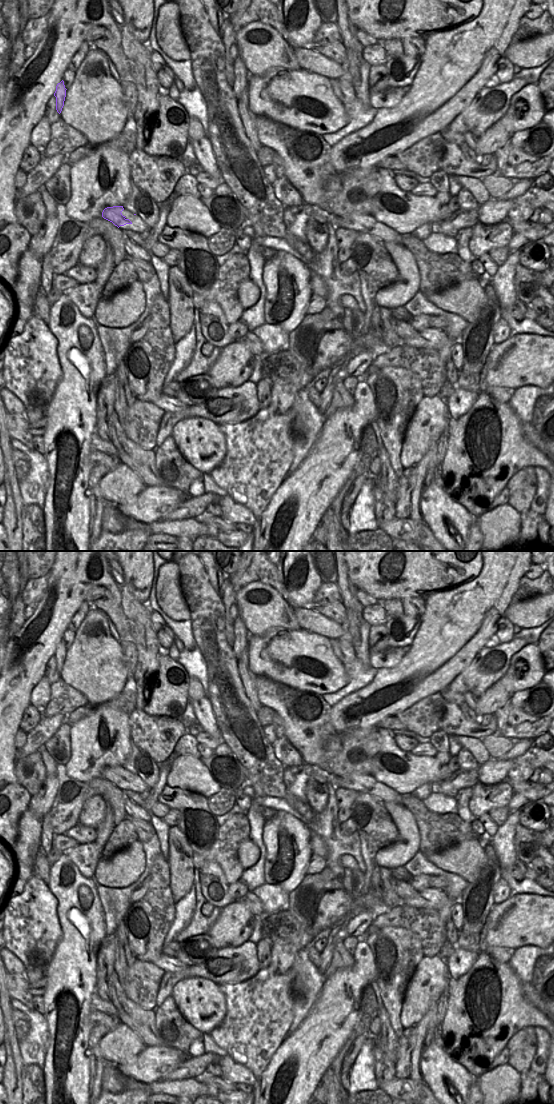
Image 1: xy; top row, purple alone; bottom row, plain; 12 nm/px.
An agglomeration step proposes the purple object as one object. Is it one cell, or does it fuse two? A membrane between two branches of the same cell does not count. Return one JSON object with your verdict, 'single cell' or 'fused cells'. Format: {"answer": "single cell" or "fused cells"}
{"answer": "fused cells"}

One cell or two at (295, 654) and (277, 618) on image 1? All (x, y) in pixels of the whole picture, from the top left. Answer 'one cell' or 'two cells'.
two cells

